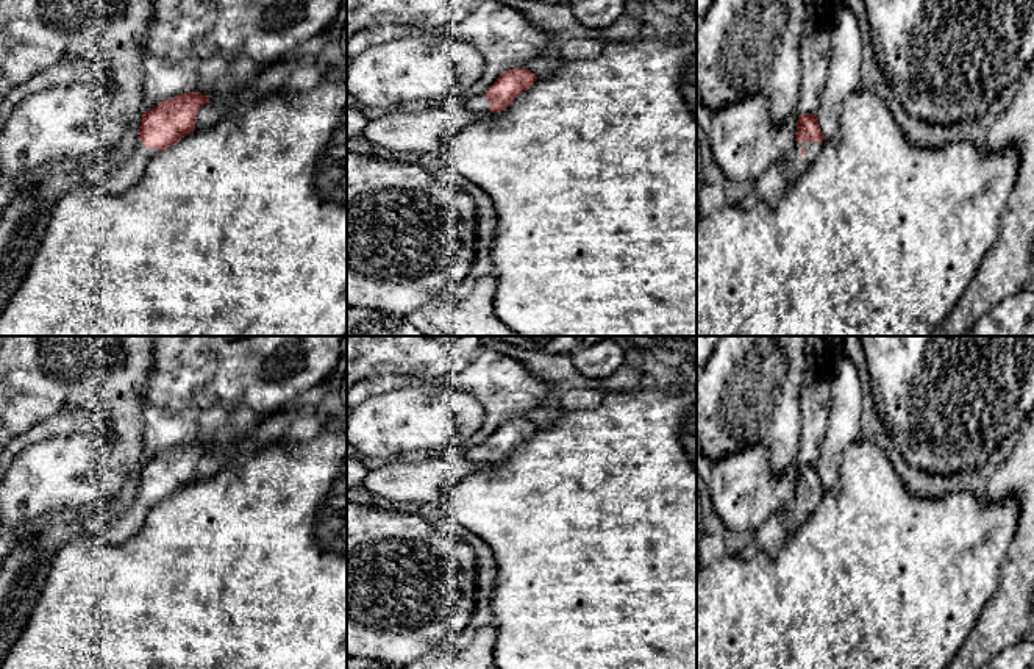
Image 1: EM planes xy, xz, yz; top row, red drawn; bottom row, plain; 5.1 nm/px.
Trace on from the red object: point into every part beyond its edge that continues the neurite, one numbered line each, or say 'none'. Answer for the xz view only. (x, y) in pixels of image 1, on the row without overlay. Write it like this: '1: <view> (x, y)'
1: xz (478, 454)

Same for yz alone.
1: yz (770, 536)

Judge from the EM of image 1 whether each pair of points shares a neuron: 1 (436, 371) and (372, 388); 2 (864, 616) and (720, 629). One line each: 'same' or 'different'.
1: different
2: same

